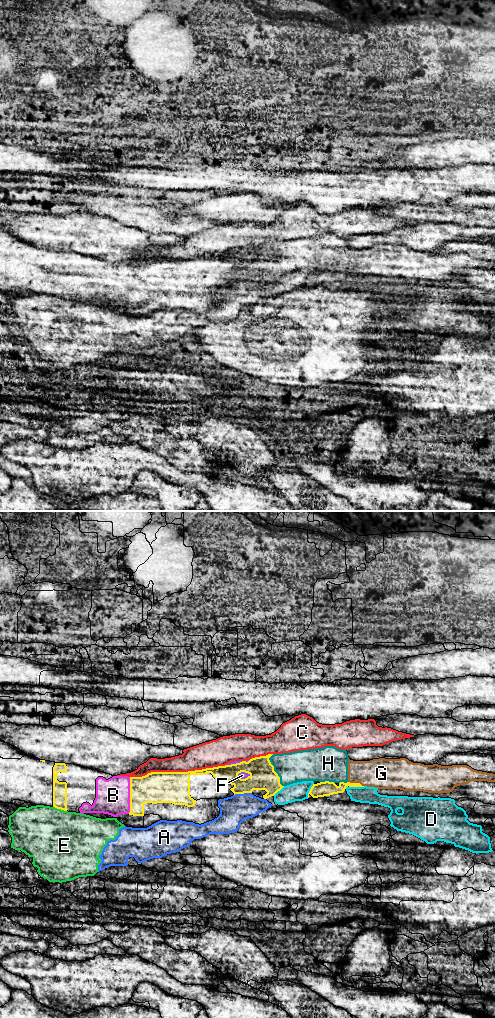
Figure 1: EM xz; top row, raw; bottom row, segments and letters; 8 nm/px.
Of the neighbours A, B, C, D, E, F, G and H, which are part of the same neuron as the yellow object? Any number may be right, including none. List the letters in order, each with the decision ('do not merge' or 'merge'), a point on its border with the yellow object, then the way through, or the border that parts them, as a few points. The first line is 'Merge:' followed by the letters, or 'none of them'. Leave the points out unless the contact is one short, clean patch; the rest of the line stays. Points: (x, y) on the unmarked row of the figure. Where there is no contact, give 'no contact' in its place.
Merge: none of them
A: do not merge | xz (242, 281)
B: do not merge | xz (130, 283) | along xz (130, 265), (130, 299), (128, 301)
C: do not merge | xz (178, 260)
D: do not merge | xz (356, 274)
E: do not merge | xz (60, 296)
F: do not merge | xz (244, 259)
G: do not merge | xz (356, 271) | along xz (348, 269), (360, 271), (363, 274)
H: do not merge | xz (273, 258)

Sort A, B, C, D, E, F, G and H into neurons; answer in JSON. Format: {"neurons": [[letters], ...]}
{"neurons": [["A", "D"], ["B", "G", "H"], ["C", "E"], ["F"]]}

